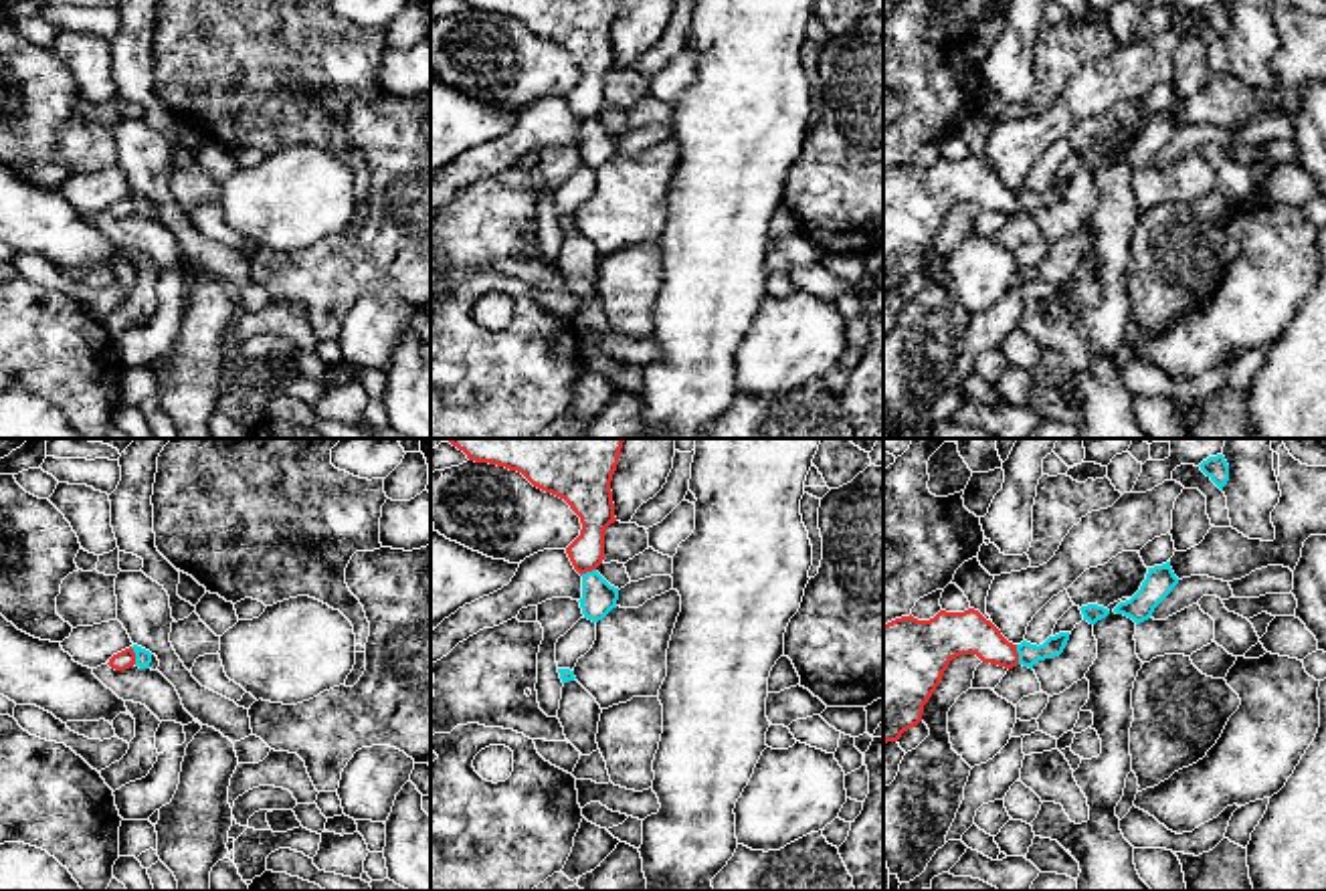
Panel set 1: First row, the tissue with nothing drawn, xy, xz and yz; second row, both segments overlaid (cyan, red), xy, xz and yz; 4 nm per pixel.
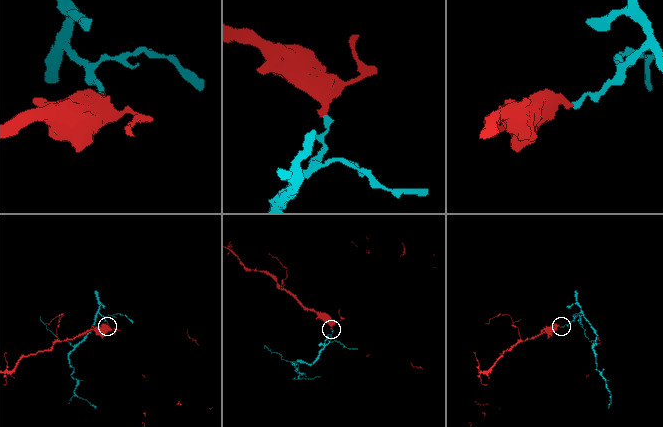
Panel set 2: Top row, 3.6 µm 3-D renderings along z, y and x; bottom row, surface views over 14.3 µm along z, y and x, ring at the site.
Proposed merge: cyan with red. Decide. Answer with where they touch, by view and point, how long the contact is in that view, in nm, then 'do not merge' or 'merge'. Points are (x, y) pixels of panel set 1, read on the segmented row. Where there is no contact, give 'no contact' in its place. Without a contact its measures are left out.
contact yz (1019, 655); length 80 nm; do not merge

